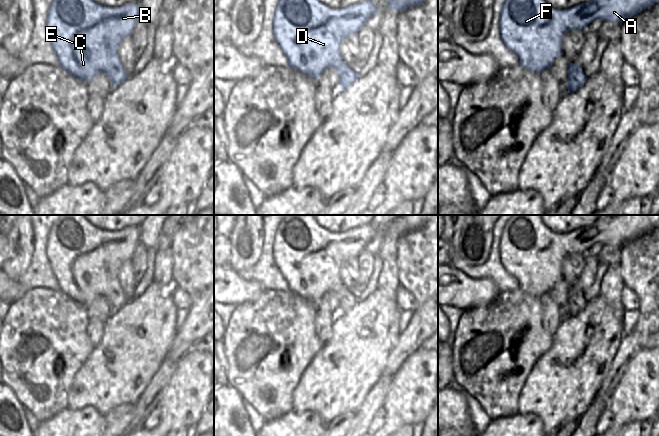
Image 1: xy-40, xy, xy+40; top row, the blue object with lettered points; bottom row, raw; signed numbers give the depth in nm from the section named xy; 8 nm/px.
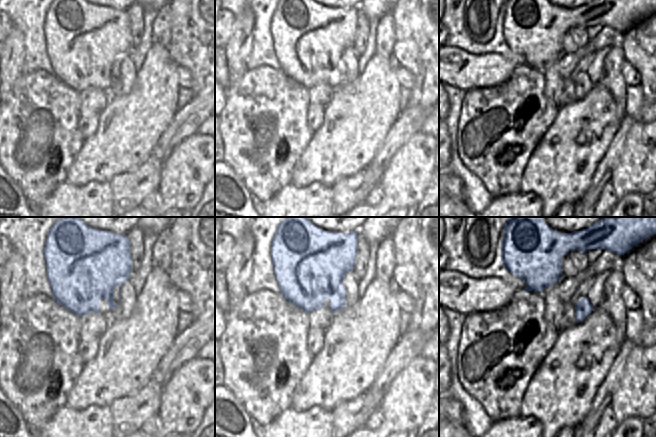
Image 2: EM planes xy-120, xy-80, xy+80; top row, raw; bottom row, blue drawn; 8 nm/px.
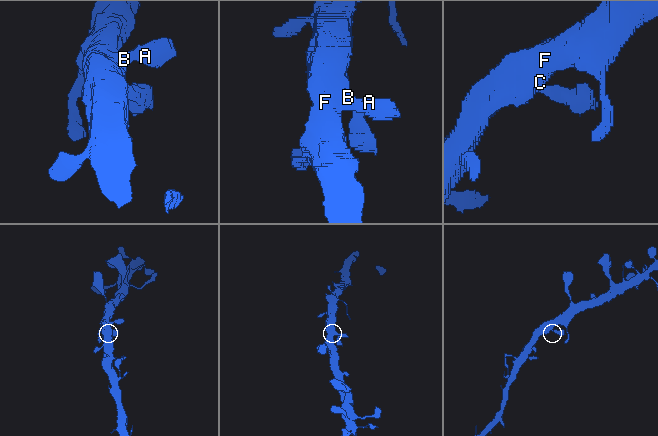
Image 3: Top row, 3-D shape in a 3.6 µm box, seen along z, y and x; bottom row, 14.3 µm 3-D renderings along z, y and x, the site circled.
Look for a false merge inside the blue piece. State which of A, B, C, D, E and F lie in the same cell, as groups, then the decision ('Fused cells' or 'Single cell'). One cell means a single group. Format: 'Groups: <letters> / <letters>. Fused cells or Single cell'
Groups: A B C D E F. Single cell

